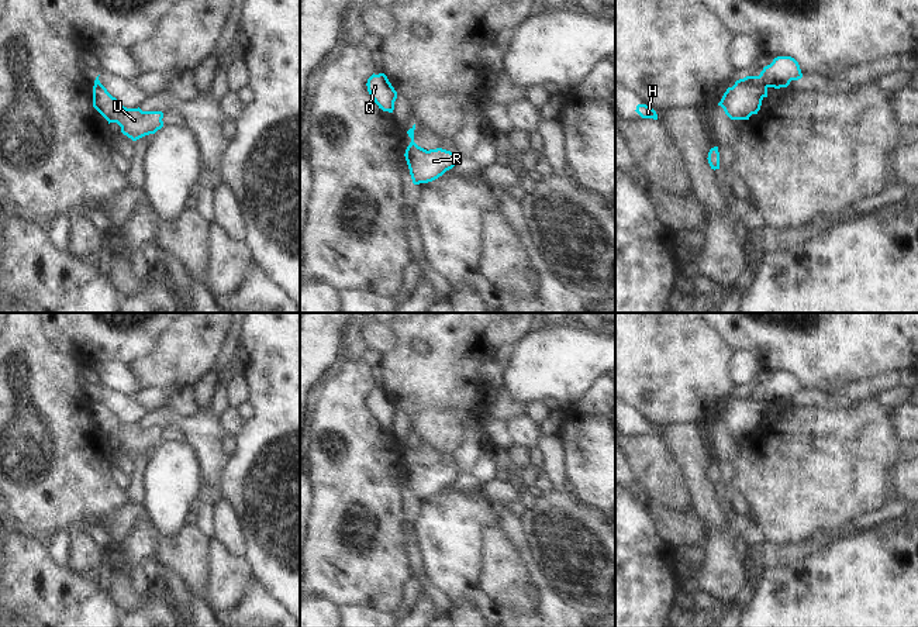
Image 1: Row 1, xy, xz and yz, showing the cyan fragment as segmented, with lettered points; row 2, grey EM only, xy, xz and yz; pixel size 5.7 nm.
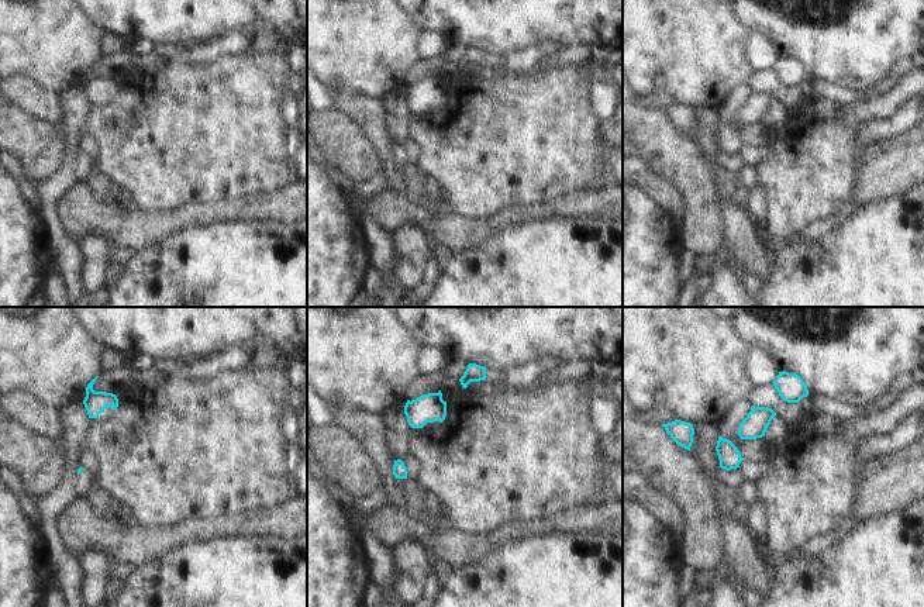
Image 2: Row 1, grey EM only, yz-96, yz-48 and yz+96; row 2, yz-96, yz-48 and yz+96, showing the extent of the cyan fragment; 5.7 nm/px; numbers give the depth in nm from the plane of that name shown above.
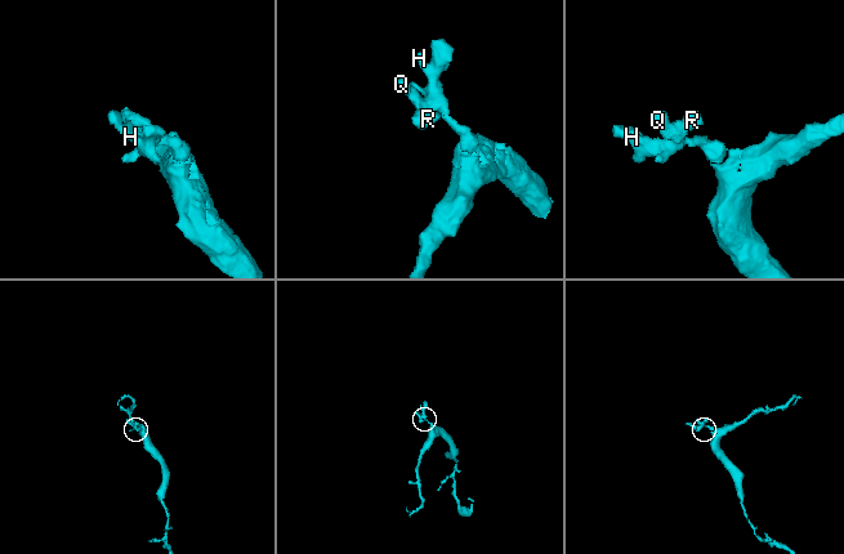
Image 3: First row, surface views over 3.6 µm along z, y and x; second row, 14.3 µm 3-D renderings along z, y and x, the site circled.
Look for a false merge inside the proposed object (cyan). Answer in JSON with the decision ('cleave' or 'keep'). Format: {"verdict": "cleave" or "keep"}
{"verdict": "cleave"}

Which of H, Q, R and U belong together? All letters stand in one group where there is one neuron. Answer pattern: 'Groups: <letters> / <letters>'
Groups: H Q U / R

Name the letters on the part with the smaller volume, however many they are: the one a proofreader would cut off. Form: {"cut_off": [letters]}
{"cut_off": ["R"]}

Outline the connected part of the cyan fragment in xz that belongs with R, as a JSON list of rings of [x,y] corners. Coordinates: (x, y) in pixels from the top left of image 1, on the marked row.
[[[414,141],[407,147],[404,156],[414,185],[438,179],[459,161],[459,156],[451,151],[442,148],[427,151]]]

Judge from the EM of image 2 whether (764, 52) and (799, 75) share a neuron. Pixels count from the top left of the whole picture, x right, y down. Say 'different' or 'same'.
same

